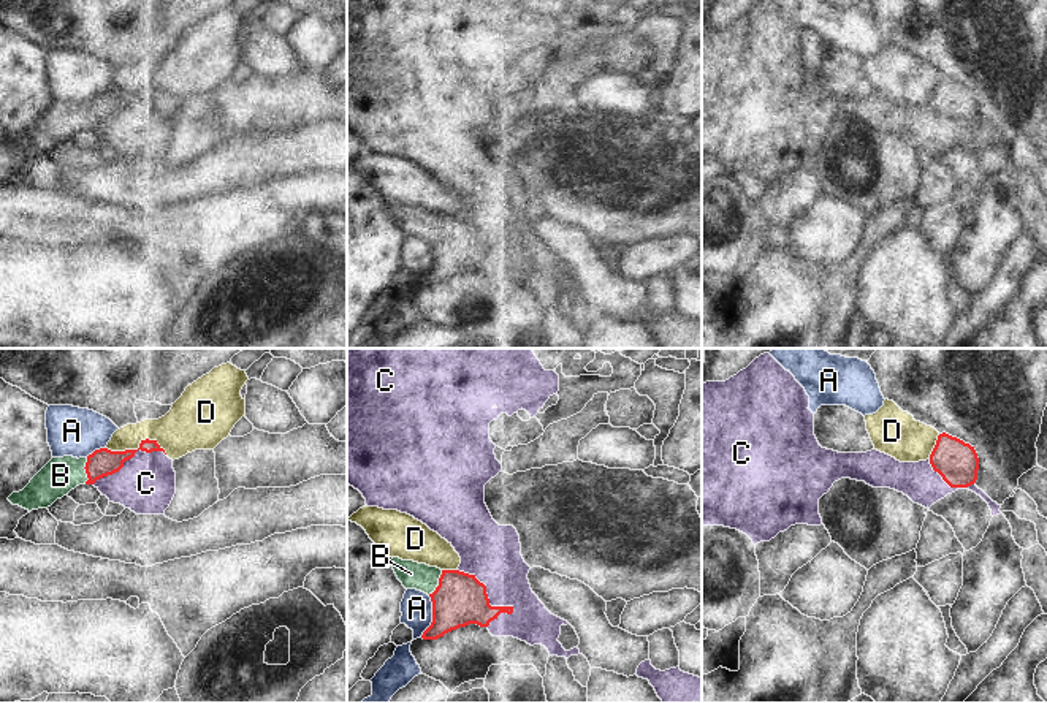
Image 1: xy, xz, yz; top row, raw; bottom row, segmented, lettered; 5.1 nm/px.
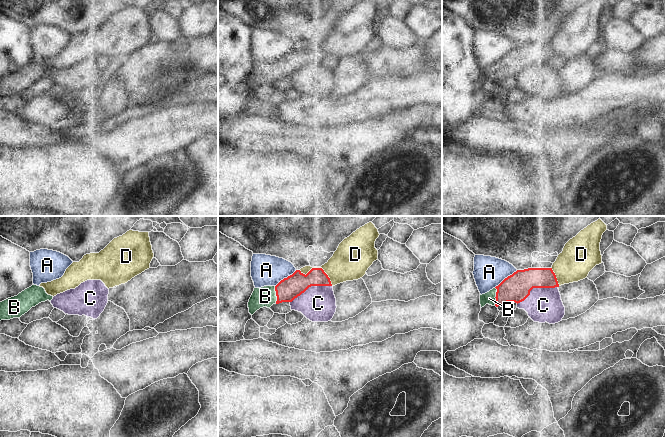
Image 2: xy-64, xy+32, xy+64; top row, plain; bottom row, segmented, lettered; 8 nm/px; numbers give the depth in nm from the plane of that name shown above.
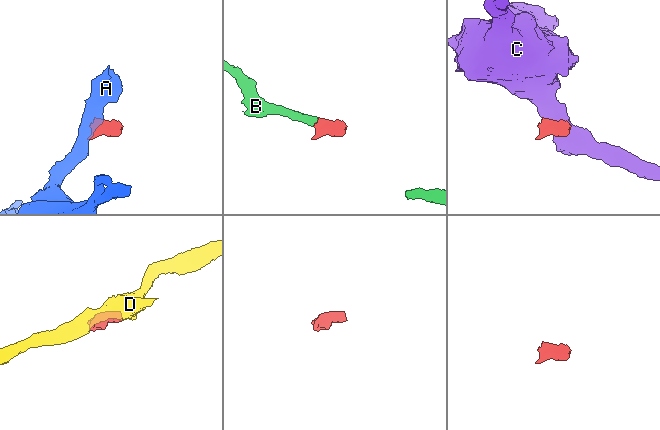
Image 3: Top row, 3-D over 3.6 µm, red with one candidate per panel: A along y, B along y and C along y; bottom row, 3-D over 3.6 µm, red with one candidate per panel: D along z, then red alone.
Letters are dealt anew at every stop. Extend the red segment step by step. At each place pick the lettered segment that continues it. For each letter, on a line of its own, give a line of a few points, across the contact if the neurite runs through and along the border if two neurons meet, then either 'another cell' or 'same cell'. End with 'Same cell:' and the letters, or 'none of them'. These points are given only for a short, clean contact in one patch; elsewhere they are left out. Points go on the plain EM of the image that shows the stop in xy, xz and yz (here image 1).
A: xz (430, 241), (431, 269), (420, 282) | another cell
B: xz (460, 244), (439, 228), (412, 220) | same cell
C: another cell
D: another cell
Same cell: B

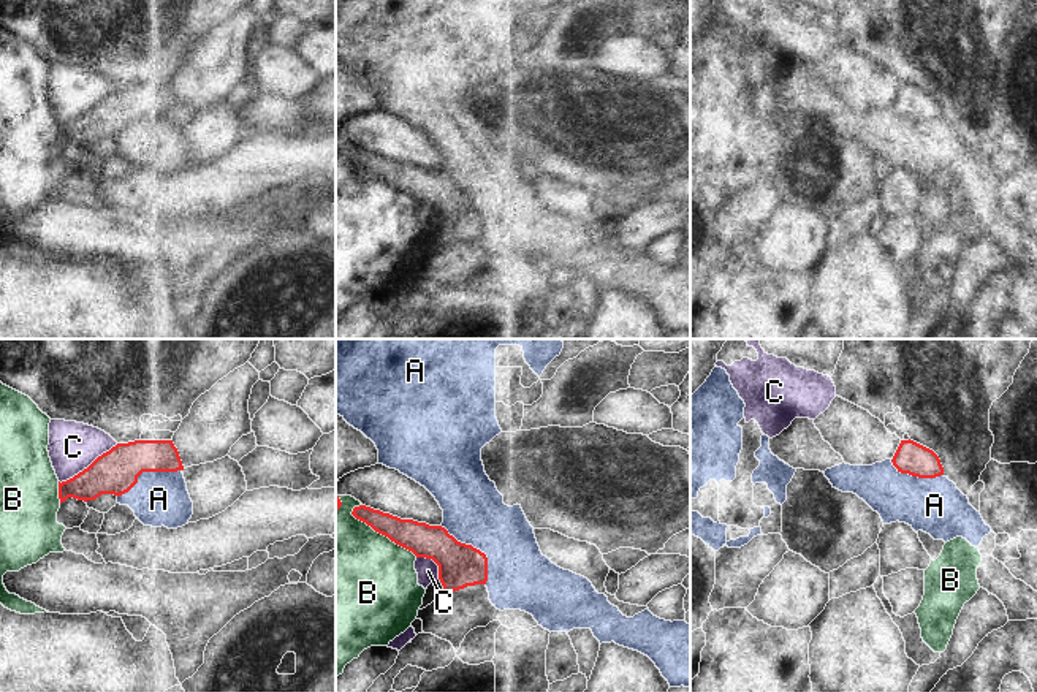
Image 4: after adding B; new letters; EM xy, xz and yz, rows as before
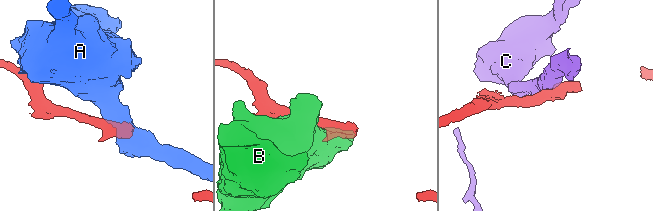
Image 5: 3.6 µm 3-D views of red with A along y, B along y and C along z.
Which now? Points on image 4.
A: another cell
B: another cell
C: xy (117, 89), (72, 122), (59, 127) | another cell
Same cell: none of them

